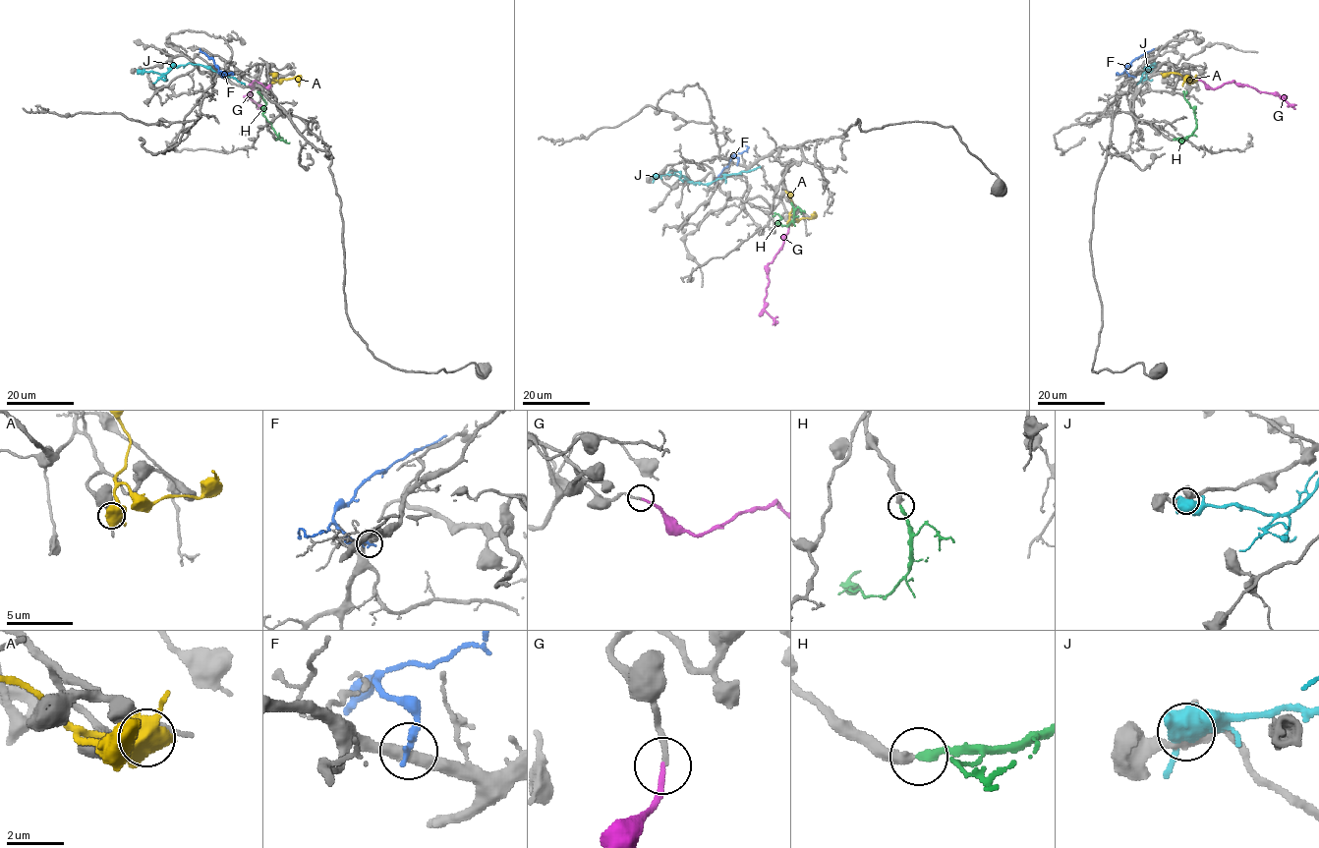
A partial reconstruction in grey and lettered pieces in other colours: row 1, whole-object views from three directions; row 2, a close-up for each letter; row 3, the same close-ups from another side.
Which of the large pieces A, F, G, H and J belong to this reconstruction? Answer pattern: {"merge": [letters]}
{"merge": ["G", "H"]}

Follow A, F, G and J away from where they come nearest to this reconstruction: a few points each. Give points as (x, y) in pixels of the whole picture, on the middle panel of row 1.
A: (788, 223), (793, 202), (784, 191)
F: (737, 163), (734, 154), (715, 184)
G: (788, 228), (783, 245), (767, 265), (769, 283), (764, 309), (773, 318), (773, 324)
J: (655, 177), (684, 176), (689, 182), (709, 184), (760, 166)

